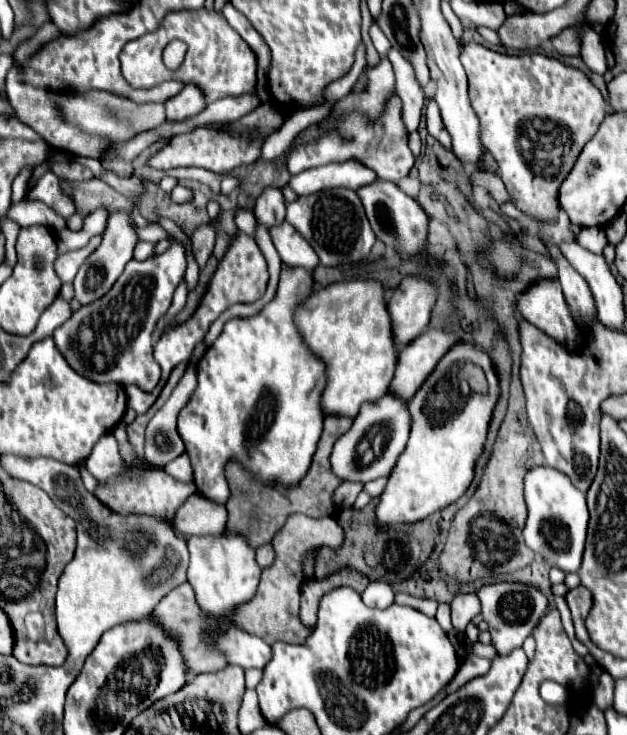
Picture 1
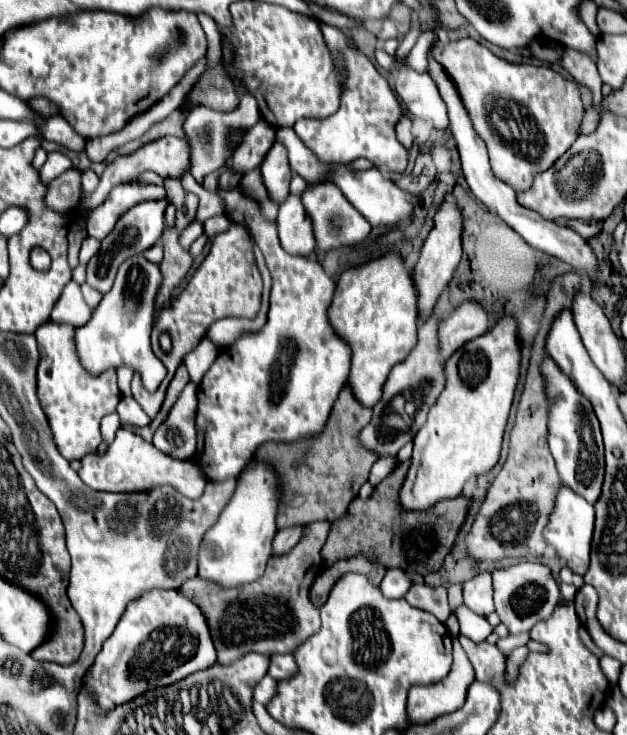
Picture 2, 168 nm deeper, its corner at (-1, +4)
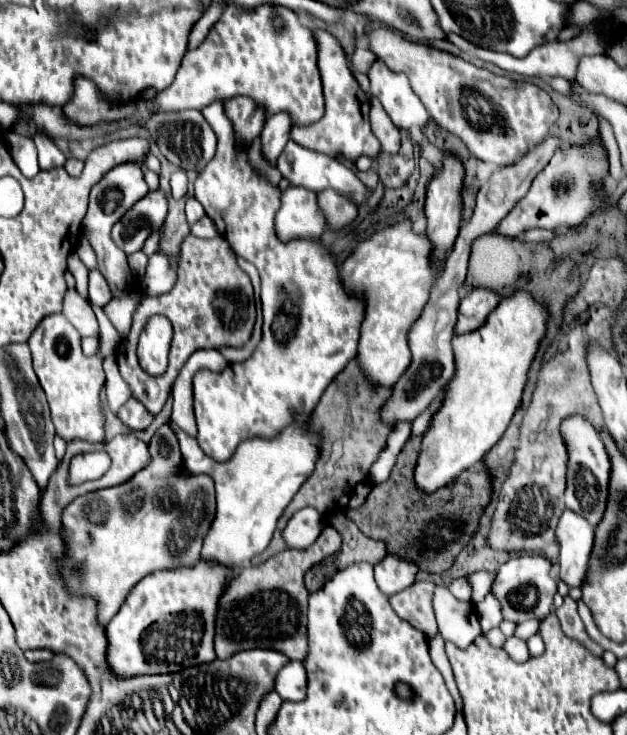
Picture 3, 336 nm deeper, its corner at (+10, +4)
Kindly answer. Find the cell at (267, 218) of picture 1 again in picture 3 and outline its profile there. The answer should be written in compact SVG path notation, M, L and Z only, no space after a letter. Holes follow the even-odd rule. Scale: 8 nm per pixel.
M278 113L278 117L272 117L272 121L266 121L262 129L262 155L270 165L276 165L280 153L284 151L284 145L290 139L292 123L288 121L288 113Z

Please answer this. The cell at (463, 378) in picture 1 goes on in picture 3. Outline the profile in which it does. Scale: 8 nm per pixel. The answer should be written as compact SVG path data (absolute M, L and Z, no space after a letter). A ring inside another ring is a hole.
M516 291L498 303L480 329L452 339L456 373L448 383L440 409L424 431L414 469L414 483L422 493L446 487L462 471L482 463L484 455L502 437L520 405L528 367L544 335L544 323L544 307L530 293Z

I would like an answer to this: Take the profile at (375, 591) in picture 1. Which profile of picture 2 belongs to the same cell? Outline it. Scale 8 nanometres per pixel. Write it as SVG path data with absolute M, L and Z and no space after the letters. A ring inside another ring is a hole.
M387 569L387 575L381 581L381 591L387 599L401 599L411 585L413 581L407 573L403 573L403 569Z

